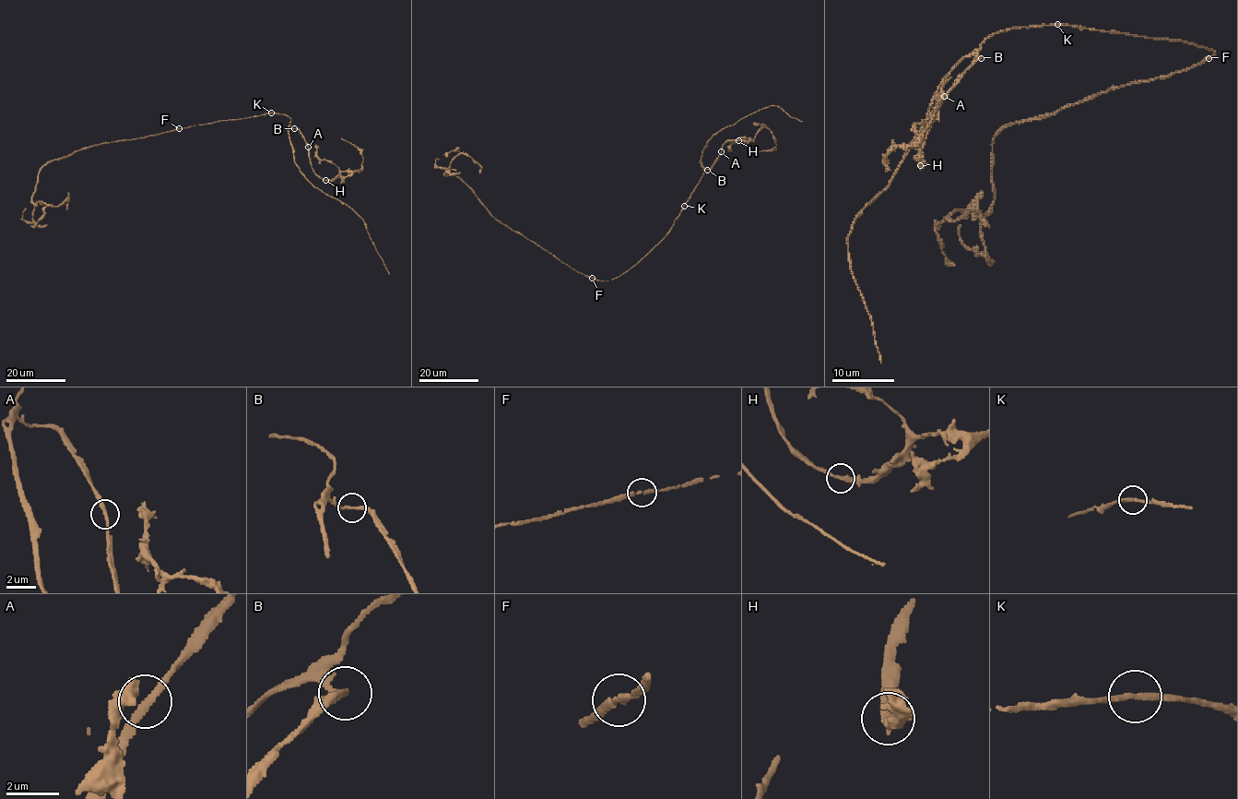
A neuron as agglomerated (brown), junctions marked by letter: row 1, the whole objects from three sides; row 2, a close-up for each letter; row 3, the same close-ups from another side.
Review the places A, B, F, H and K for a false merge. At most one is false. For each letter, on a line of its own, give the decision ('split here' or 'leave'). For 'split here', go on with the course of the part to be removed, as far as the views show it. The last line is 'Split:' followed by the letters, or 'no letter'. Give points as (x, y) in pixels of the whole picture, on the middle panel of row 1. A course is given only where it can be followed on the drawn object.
A: leave
B: leave
F: leave
H: leave
K: leave
Split: no letter

